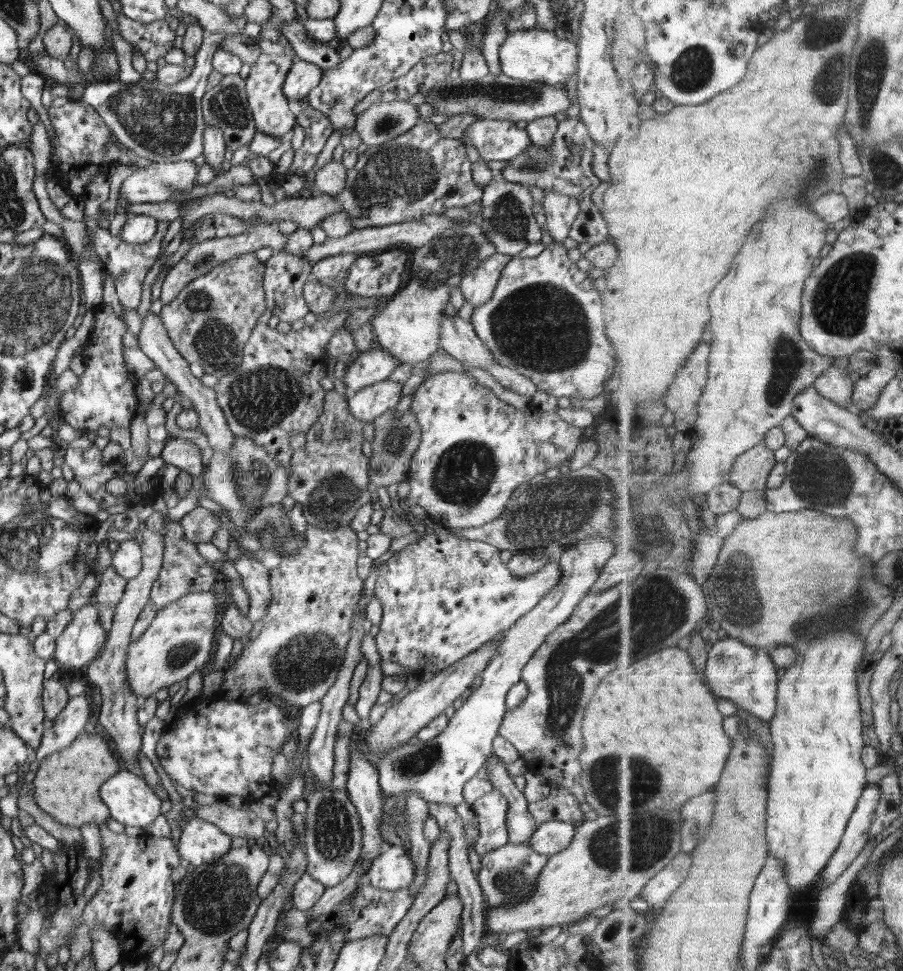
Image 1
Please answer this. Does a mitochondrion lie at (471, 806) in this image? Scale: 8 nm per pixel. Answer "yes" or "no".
no

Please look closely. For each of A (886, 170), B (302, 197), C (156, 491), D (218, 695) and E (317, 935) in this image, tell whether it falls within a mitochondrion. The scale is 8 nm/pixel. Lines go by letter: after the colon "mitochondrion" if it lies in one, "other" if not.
A: mitochondrion
B: other
C: other
D: other
E: other

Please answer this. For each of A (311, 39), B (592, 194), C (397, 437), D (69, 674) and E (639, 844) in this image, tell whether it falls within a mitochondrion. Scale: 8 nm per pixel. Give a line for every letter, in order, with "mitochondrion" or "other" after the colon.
A: other
B: other
C: mitochondrion
D: other
E: mitochondrion

